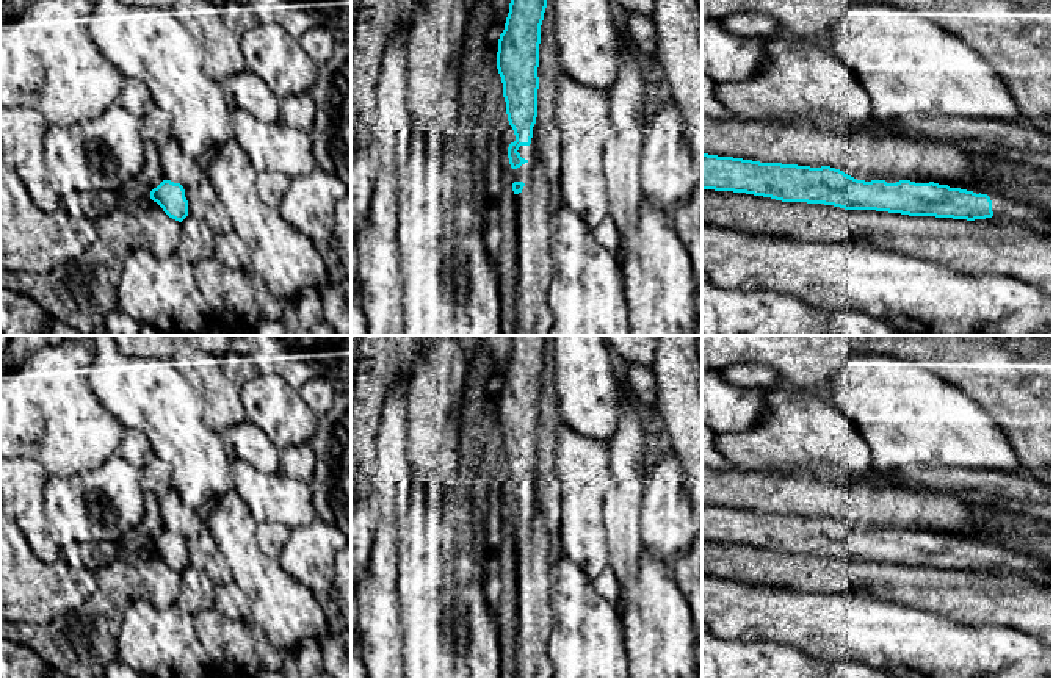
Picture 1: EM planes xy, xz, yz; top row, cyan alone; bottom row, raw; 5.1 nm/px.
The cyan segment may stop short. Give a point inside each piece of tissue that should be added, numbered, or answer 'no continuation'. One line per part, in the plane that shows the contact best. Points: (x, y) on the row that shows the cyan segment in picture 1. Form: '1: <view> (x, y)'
1: yz (1006, 212)

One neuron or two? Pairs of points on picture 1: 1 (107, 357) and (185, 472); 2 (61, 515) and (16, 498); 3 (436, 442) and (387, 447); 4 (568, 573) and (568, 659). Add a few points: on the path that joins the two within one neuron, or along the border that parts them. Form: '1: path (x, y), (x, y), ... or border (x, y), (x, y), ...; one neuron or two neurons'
1: path (130, 385), (185, 443); one neuron
2: border (47, 476), (44, 515), (47, 530), (60, 542); two neurons
3: border (405, 407), (406, 458), (412, 476); two neurons
4: path (571, 595), (571, 638); one neuron

